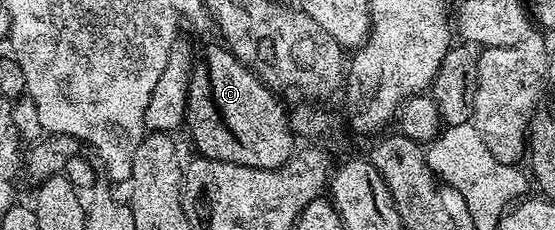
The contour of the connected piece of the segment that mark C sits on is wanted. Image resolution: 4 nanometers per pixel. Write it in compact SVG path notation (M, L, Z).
M216 44L194 59L185 126L191 129L191 138L199 149L196 151L204 158L276 170L284 166L297 149L288 111L283 111L278 101L282 102L275 91L265 86L247 65L233 57L227 47Z

